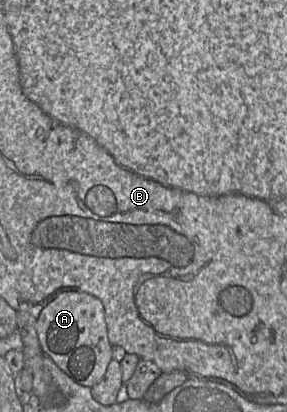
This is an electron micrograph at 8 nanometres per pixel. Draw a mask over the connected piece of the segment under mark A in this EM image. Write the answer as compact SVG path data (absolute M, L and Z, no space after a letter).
M63 292L41 310L35 328L42 351L66 375L90 388L102 380L113 359L113 351L99 298L87 292Z

